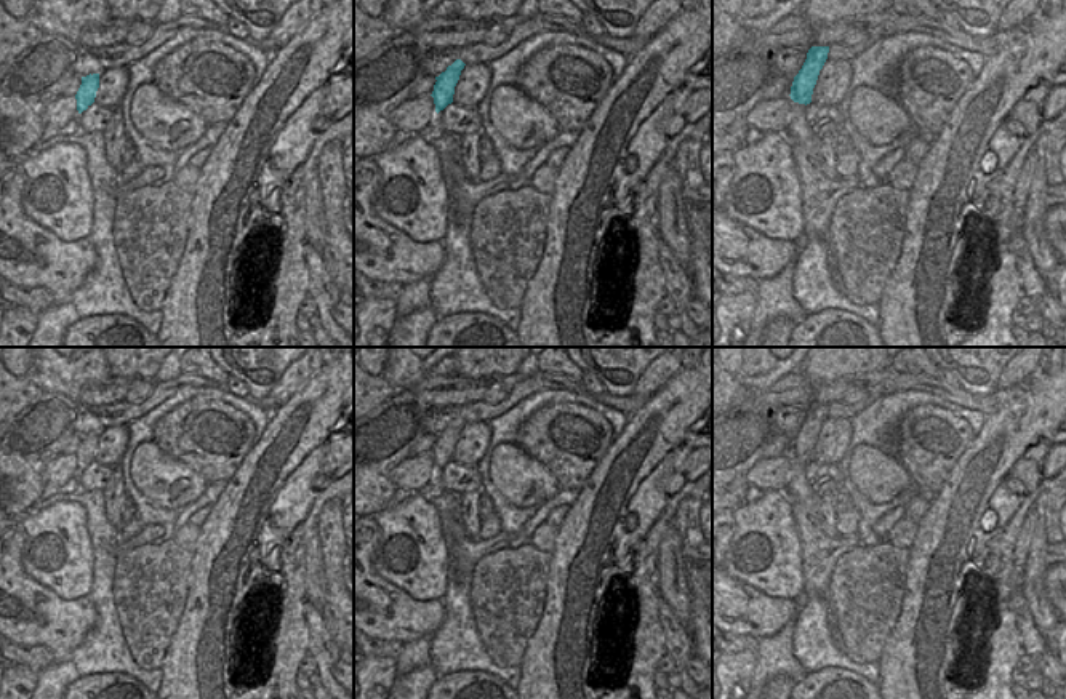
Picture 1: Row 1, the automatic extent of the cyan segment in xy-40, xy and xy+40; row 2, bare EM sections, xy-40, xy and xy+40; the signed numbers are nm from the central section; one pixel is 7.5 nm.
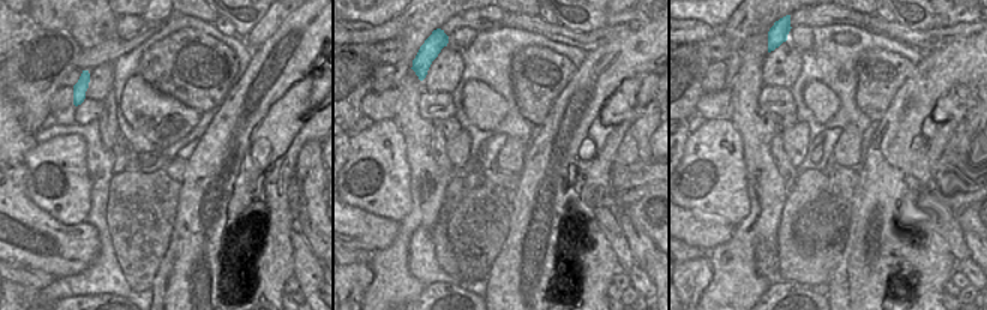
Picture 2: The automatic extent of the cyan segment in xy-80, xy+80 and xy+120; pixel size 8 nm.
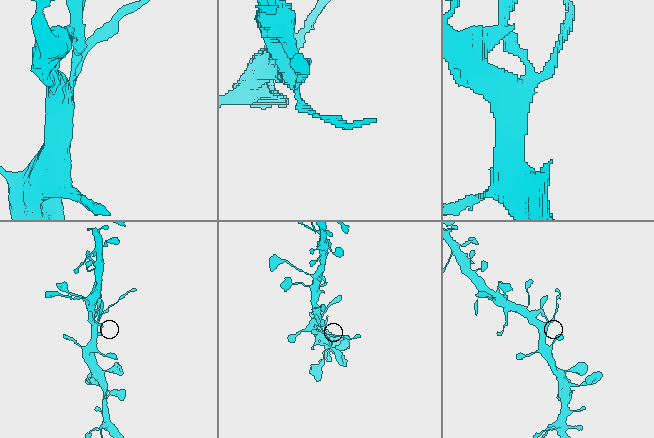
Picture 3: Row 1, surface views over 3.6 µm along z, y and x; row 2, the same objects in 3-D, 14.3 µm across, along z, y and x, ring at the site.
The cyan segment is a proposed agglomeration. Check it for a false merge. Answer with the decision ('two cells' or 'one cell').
two cells

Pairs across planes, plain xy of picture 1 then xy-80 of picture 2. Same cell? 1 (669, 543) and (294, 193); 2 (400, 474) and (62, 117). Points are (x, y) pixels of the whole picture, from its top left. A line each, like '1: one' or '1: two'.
1: one
2: two

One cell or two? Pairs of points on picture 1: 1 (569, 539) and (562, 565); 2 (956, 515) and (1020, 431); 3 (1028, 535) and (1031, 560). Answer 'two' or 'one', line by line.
1: one
2: one
3: one

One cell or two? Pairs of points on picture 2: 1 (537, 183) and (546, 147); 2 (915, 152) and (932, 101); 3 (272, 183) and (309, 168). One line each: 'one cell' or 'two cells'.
1: one cell
2: one cell
3: two cells

